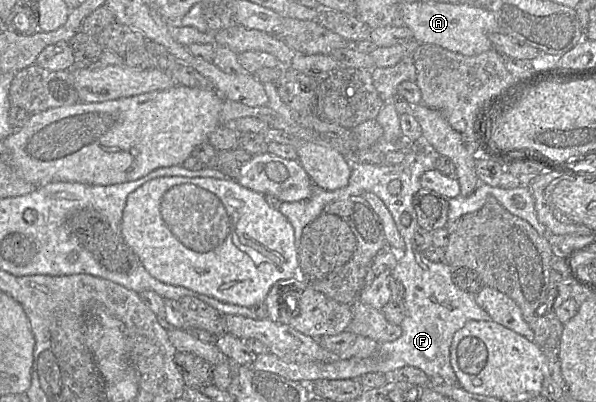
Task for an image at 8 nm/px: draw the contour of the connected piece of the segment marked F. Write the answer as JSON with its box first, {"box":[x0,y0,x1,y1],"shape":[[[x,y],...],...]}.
{"box":[252,216,490,385],"shape":[[[416,216],[409,226],[396,224],[405,243],[391,277],[399,280],[405,289],[404,320],[400,324],[401,336],[392,342],[380,344],[376,355],[368,358],[331,358],[327,361],[294,363],[287,362],[271,352],[258,354],[252,363],[257,370],[268,371],[292,381],[311,385],[318,380],[360,379],[371,372],[391,375],[396,370],[412,366],[422,370],[431,382],[457,383],[455,372],[450,363],[450,346],[454,334],[469,320],[490,321],[490,315],[484,311],[472,295],[459,288],[452,280],[451,267],[445,262],[432,262],[423,252],[417,250],[414,243]]]}

